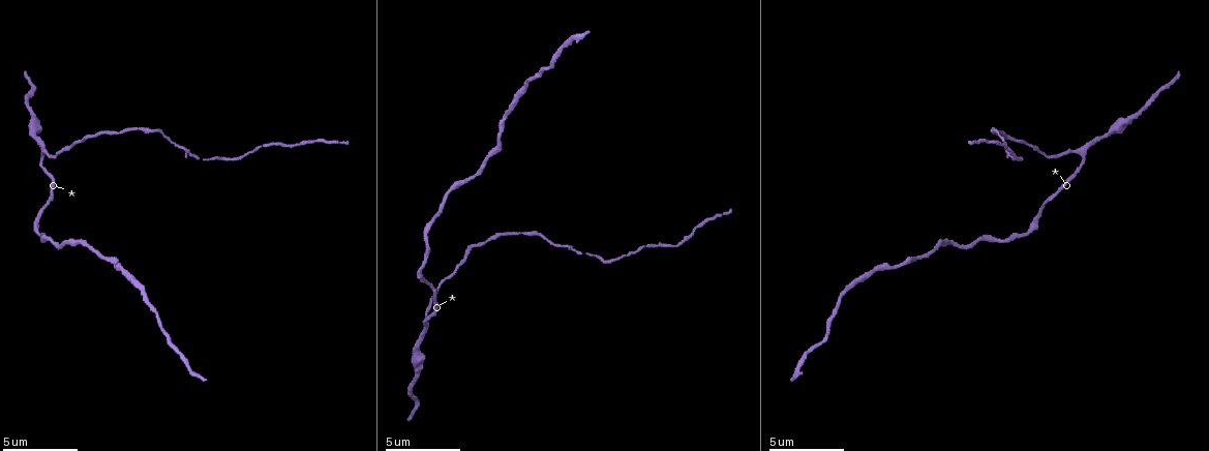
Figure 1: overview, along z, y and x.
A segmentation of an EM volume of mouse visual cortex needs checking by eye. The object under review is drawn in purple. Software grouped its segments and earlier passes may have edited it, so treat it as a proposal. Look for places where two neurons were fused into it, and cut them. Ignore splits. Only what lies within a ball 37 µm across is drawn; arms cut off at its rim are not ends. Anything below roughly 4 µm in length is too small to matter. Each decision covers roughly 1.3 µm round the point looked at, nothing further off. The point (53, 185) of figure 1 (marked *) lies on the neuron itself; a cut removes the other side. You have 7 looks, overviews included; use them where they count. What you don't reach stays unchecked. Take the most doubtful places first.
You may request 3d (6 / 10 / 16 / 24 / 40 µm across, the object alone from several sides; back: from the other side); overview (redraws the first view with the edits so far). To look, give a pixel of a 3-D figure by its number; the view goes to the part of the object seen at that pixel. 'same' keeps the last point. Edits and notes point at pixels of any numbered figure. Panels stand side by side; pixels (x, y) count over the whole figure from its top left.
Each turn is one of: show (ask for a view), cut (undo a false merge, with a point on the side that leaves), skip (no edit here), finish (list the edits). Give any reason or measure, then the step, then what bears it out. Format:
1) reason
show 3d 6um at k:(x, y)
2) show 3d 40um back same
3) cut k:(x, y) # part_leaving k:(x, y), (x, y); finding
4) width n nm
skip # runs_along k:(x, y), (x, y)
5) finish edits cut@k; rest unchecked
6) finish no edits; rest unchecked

arms part here
show 3d 10um at 1:(425, 314)

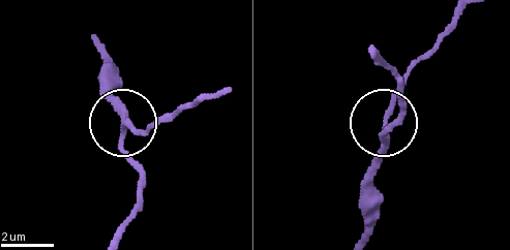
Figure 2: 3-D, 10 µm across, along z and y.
show 3d 6um at 2:(122, 123)

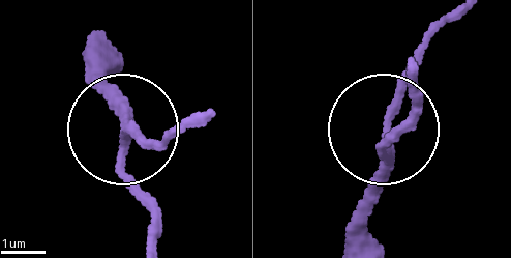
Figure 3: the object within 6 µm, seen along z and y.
side_arm 9 um
skip # runs_along 3:(157, 225), (123, 150), (123, 106), (101, 42); all the same neuron

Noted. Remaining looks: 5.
thick turns thin
show 3d 10um at 1:(1134, 118)

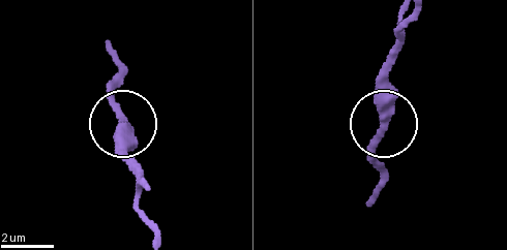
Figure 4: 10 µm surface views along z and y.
show 3d 10um back at 4:(386, 123)

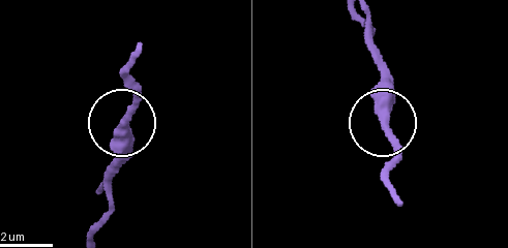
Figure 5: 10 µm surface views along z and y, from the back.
skip # runs_along 5:(91, 230), (122, 155), (122, 124), (136, 80); all the same neuron

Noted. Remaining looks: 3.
thick turns thin
show 3d 10um at 1:(525, 82)

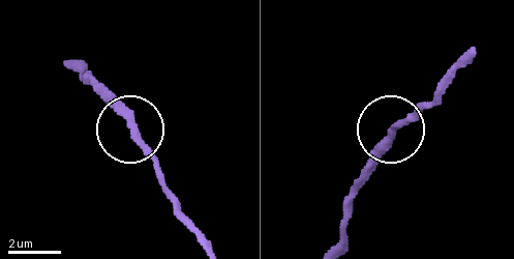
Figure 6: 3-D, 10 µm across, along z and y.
width 270 nm
skip # all the same neuron

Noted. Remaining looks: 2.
finish no edits; rest unchecked

